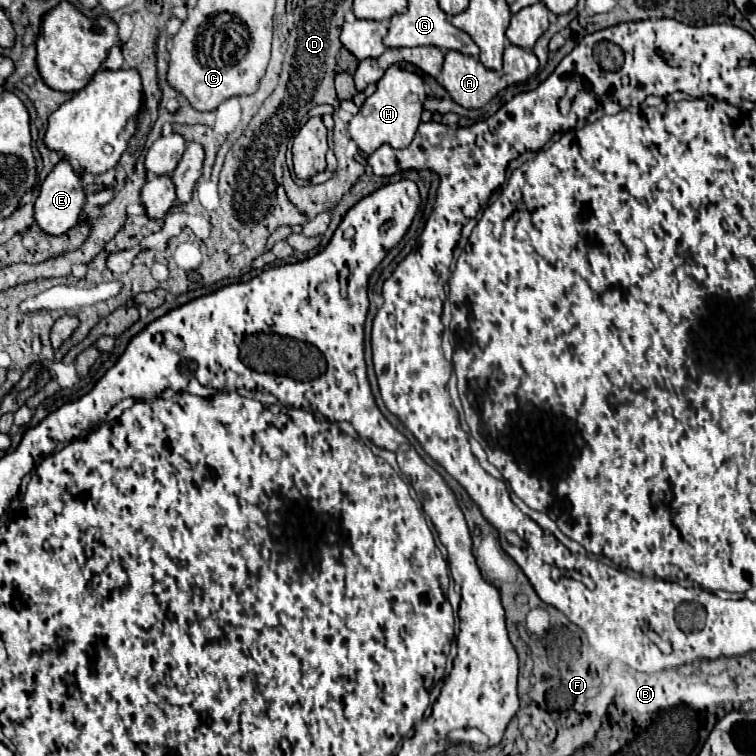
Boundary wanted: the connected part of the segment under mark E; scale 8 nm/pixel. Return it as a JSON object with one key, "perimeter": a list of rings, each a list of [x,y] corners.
{"perimeter":[[[60,160],[54,166],[54,170],[48,174],[48,178],[44,180],[40,196],[38,196],[36,204],[34,204],[36,224],[48,234],[54,234],[54,236],[64,234],[64,232],[68,232],[70,228],[74,228],[80,222],[80,212],[82,212],[84,204],[86,204],[86,194],[84,194],[84,188],[82,188],[80,174],[76,174],[72,170],[68,160]]]}

